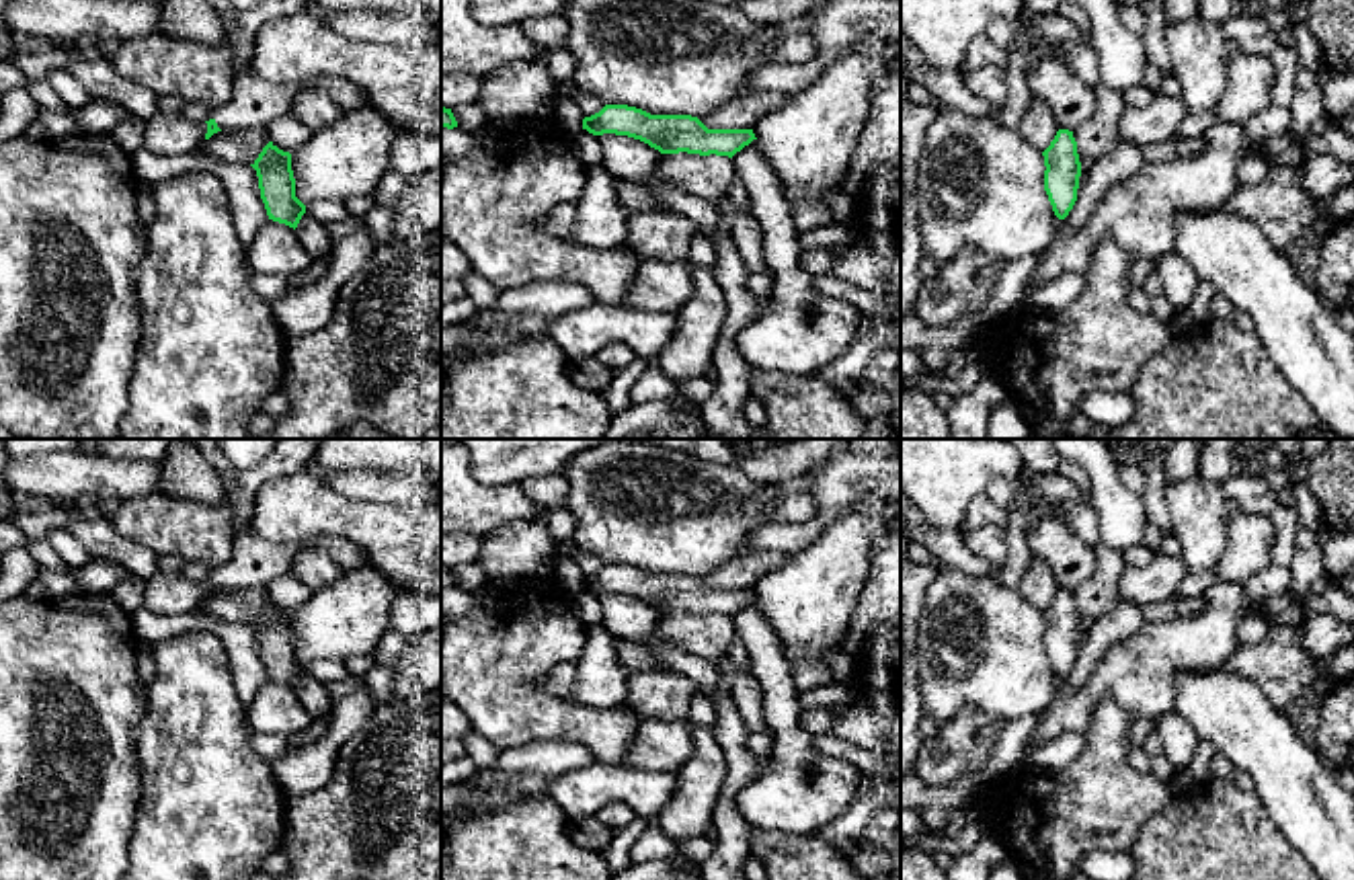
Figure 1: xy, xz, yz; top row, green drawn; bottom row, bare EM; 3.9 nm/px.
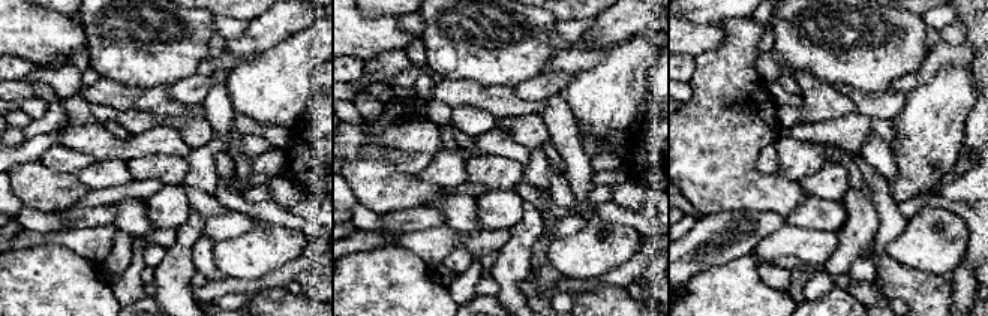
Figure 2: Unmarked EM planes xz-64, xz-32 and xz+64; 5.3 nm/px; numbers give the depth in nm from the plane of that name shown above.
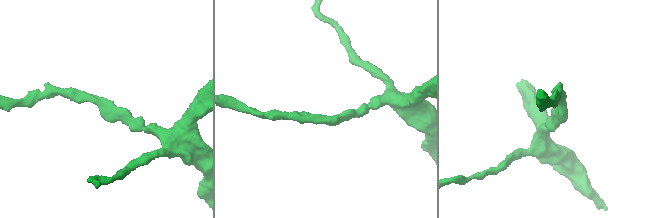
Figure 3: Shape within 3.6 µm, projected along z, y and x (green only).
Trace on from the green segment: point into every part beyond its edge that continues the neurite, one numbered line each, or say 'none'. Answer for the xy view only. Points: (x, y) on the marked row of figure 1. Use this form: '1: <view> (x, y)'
none

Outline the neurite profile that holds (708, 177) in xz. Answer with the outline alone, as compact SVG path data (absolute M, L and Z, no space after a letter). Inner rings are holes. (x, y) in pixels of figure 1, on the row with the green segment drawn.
M663 154L659 168L644 181L667 181L681 191L716 203L726 197L736 178L732 160L728 156L700 156L700 154Z

